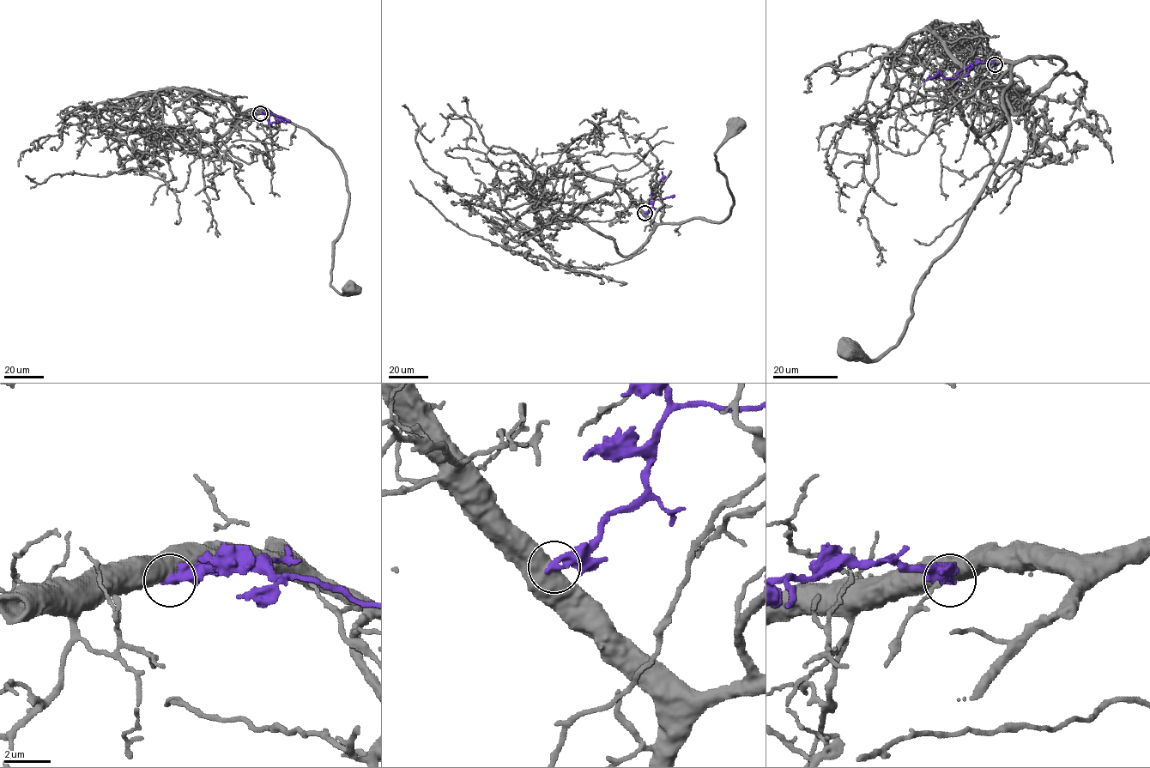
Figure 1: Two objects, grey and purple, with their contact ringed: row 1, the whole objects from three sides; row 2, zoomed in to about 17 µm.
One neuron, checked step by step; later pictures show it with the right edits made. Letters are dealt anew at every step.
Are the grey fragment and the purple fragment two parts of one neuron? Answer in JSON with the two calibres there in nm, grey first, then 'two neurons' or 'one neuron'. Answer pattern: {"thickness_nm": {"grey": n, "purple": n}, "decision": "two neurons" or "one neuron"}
{"thickness_nm": {"grey": 800, "purple": 440}, "decision": "two neurons"}

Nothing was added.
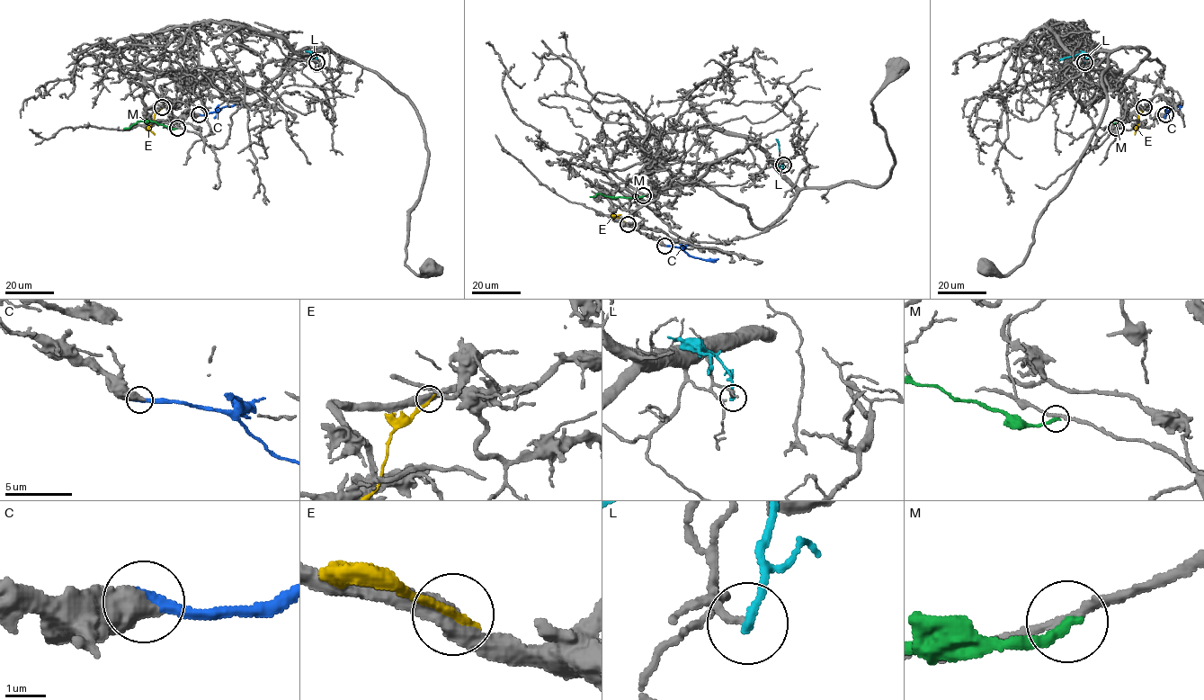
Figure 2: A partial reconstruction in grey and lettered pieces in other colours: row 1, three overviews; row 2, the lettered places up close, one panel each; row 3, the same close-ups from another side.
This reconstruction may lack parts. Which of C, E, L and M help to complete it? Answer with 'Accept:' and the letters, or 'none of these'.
Accept: C

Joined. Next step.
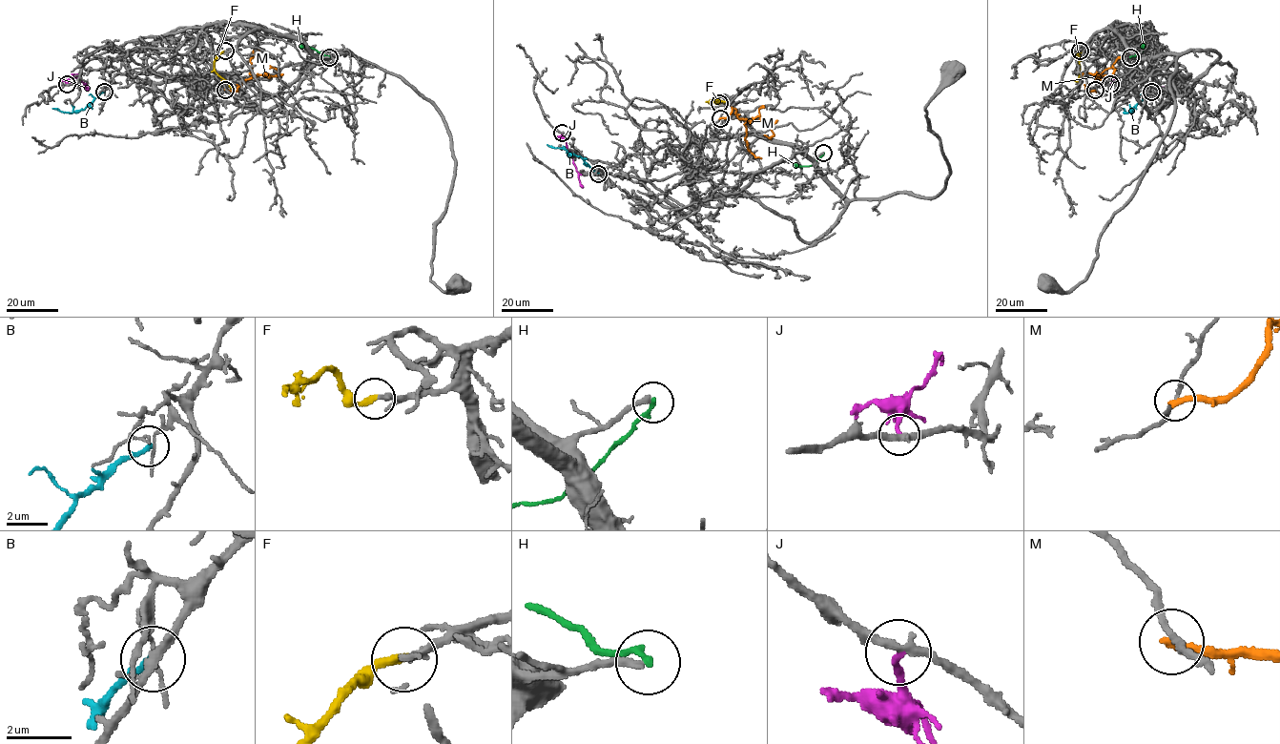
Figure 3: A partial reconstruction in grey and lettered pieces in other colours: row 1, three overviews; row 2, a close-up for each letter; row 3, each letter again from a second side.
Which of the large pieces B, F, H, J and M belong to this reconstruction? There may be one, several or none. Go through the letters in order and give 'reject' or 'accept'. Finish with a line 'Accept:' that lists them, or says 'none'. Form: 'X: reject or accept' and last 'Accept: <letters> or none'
B: reject
F: accept
H: reject
J: reject
M: reject
Accept: F

